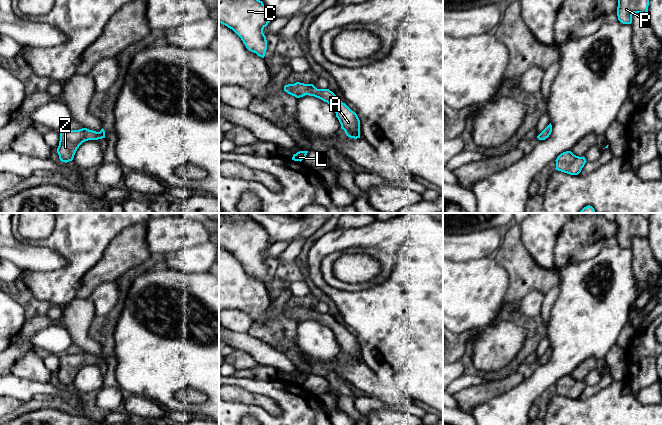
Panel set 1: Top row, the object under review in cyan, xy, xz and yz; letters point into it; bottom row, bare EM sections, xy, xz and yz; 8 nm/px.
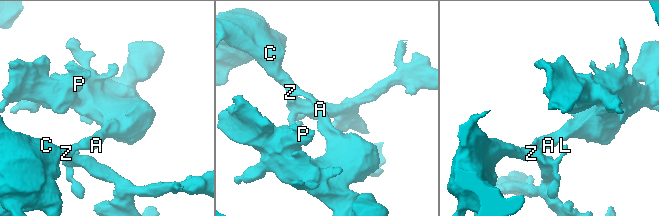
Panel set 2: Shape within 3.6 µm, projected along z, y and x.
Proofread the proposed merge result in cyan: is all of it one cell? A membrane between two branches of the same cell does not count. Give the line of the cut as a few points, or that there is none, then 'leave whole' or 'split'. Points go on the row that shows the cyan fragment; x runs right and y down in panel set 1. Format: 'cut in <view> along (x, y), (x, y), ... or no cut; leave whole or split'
no cut; leave whole

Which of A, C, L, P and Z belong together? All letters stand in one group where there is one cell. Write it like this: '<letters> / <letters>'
A C L P Z

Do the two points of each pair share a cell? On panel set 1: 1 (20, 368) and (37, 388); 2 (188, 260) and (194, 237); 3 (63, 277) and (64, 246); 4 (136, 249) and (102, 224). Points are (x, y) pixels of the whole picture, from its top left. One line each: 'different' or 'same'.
1: different
2: different
3: same
4: different

